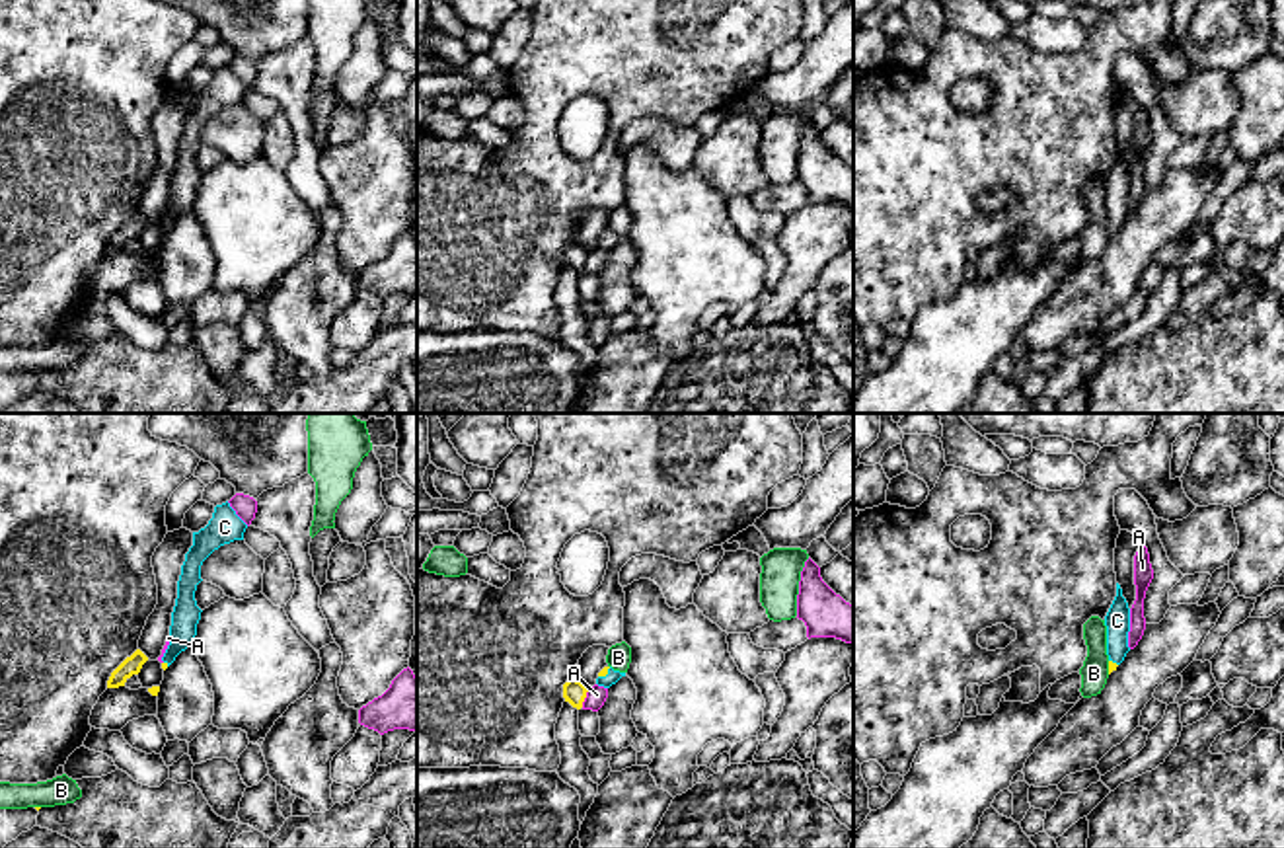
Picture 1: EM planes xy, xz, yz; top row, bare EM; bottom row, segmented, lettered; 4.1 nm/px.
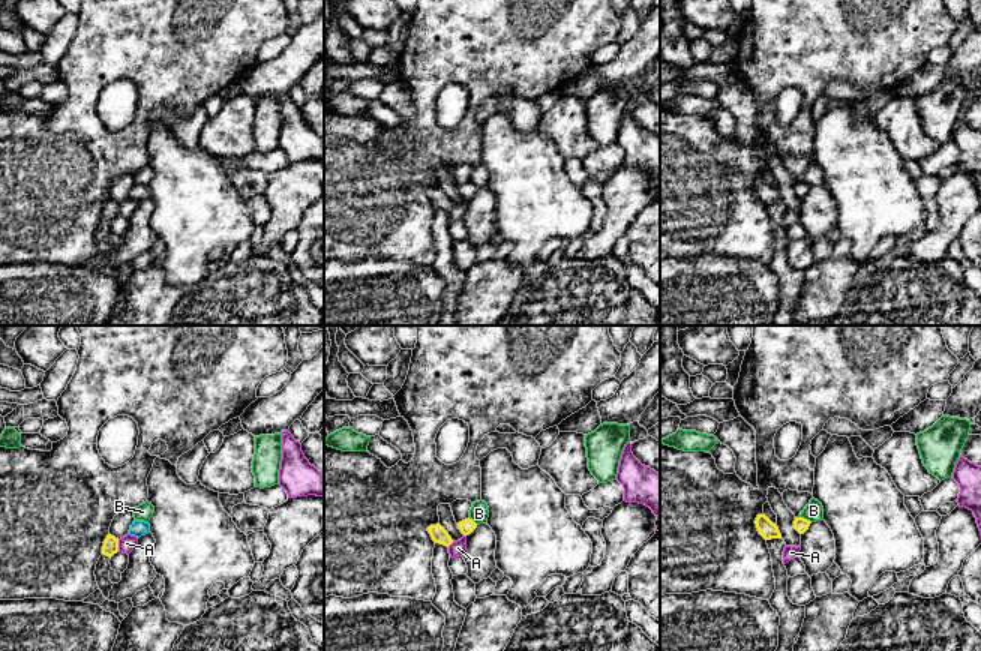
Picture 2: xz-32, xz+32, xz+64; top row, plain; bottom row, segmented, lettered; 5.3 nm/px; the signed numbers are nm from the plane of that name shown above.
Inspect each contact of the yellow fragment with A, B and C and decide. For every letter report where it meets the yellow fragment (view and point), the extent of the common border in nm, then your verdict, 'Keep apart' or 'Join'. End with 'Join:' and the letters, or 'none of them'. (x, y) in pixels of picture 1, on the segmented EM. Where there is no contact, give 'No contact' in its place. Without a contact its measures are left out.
A: Touches yellow at xz (585, 696). Shared border 90 nm. Keep apart
B: Touches yellow at yz (1109, 667). Shared border 60 nm. Keep apart
C: Touches yellow at xz (604, 675). Shared border 70 nm. Keep apart
Join: none of them

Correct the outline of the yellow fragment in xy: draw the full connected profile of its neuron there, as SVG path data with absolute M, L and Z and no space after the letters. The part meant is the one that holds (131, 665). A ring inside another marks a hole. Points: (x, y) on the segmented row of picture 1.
M136 649L131 657L127 657L109 676L107 688L119 688L125 686L125 682L138 675L142 665L148 661L148 657Z

